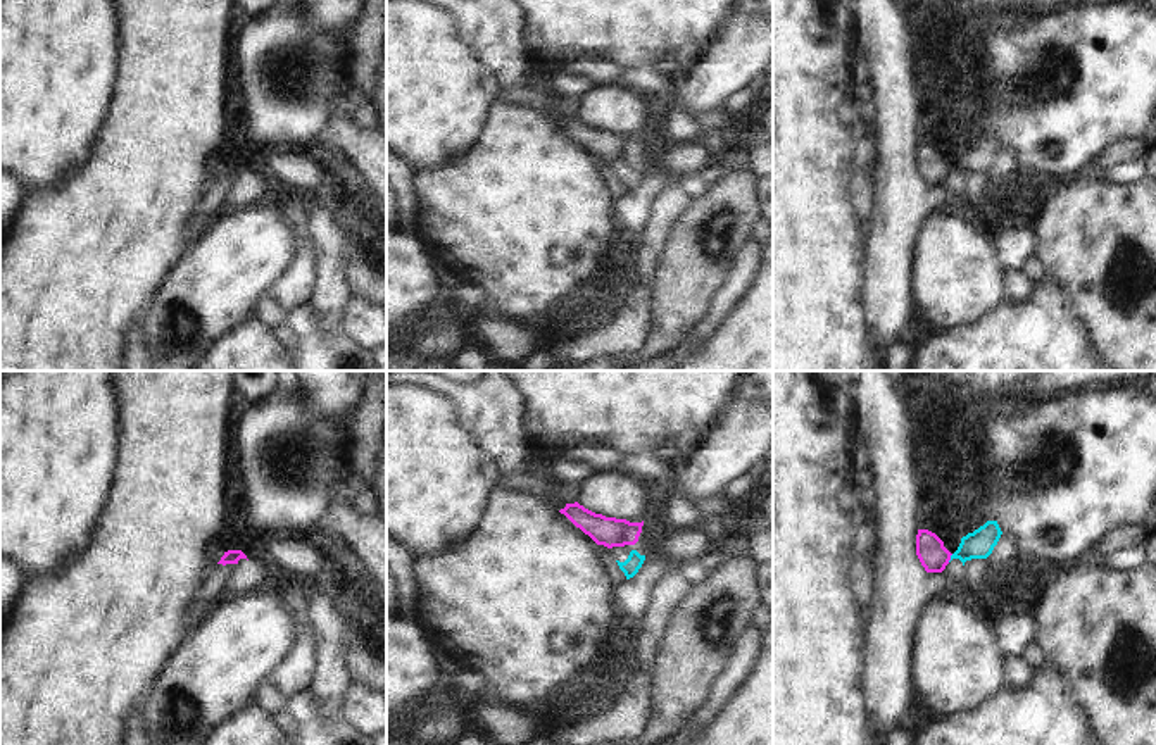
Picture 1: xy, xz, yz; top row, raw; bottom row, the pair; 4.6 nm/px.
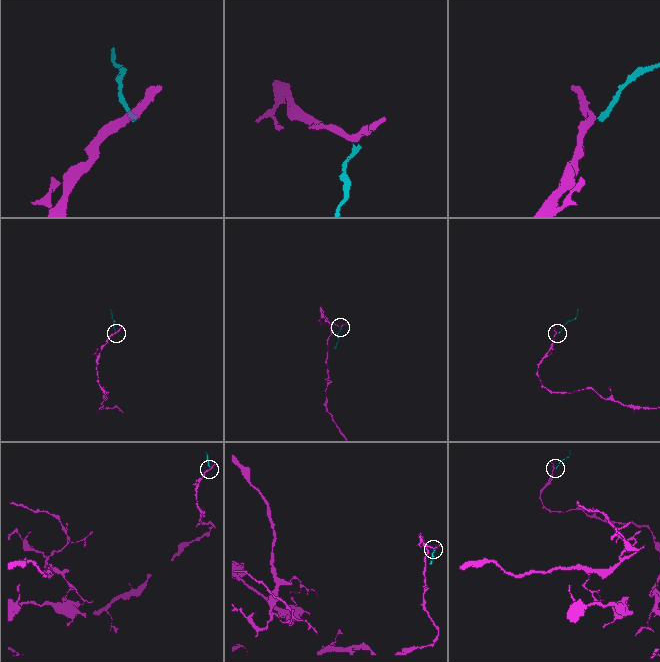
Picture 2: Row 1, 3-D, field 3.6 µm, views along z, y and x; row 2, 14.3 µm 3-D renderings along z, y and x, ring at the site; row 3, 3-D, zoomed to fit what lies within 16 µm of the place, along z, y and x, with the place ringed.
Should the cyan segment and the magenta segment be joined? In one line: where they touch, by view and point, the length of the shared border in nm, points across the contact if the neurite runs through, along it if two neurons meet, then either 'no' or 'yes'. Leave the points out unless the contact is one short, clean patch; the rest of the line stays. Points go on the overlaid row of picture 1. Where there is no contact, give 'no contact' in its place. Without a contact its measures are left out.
meets cyan in yz at (951, 557); contact 50 nm long; border along yz (953, 554), (948, 561); no

